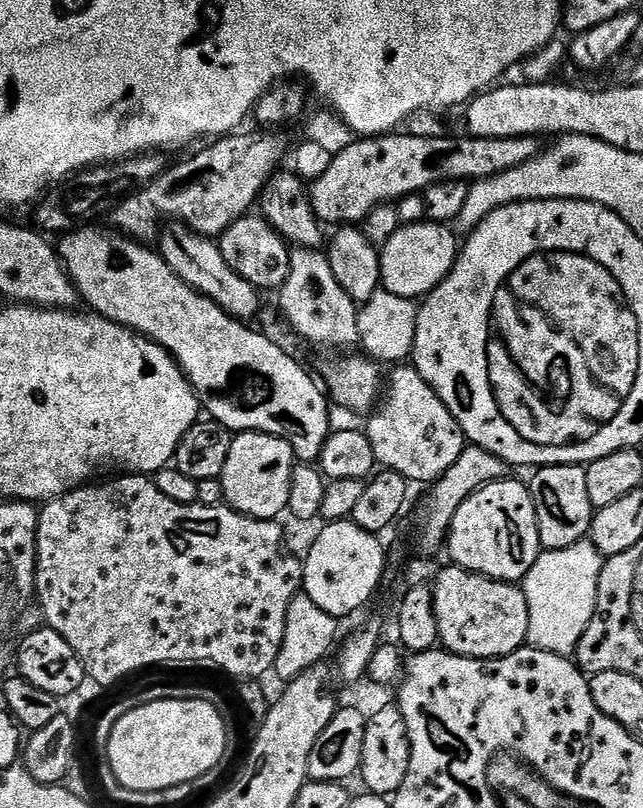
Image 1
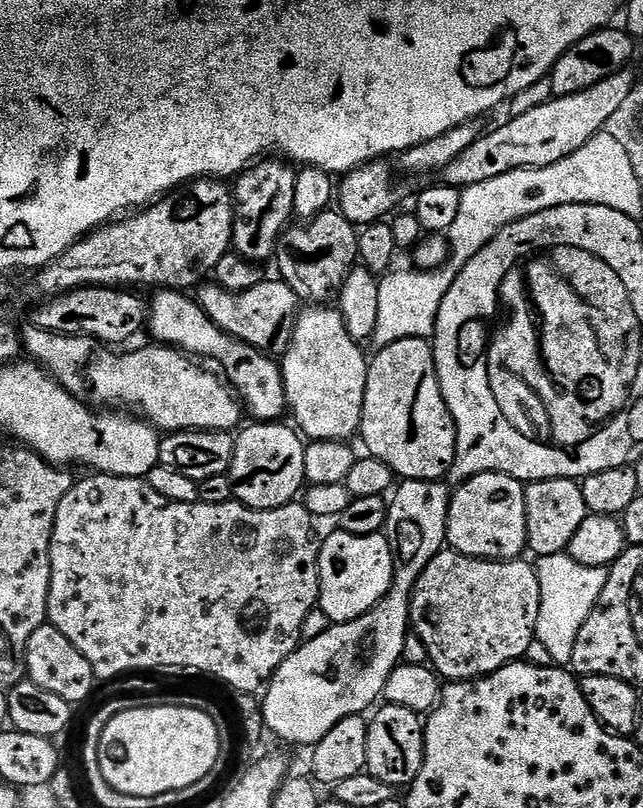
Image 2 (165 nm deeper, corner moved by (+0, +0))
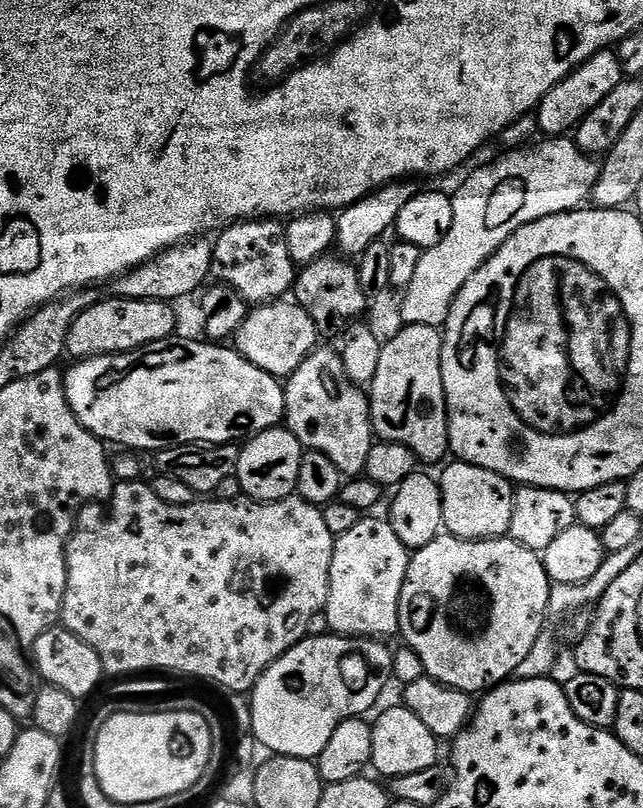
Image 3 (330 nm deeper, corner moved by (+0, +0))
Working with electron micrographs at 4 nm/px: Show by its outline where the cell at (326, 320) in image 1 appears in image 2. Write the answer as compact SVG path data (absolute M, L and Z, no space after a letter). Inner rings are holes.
M308 306L297 315L296 329L282 357L284 393L295 427L309 441L351 441L360 431L369 357L346 330L342 314L332 306Z

